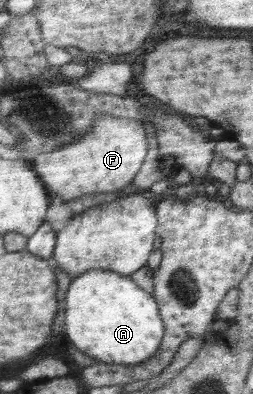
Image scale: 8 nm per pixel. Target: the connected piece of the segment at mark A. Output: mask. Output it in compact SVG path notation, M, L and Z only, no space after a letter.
M92 270L73 278L65 292L64 312L65 339L99 362L141 364L163 344L164 321L159 305L129 276Z

